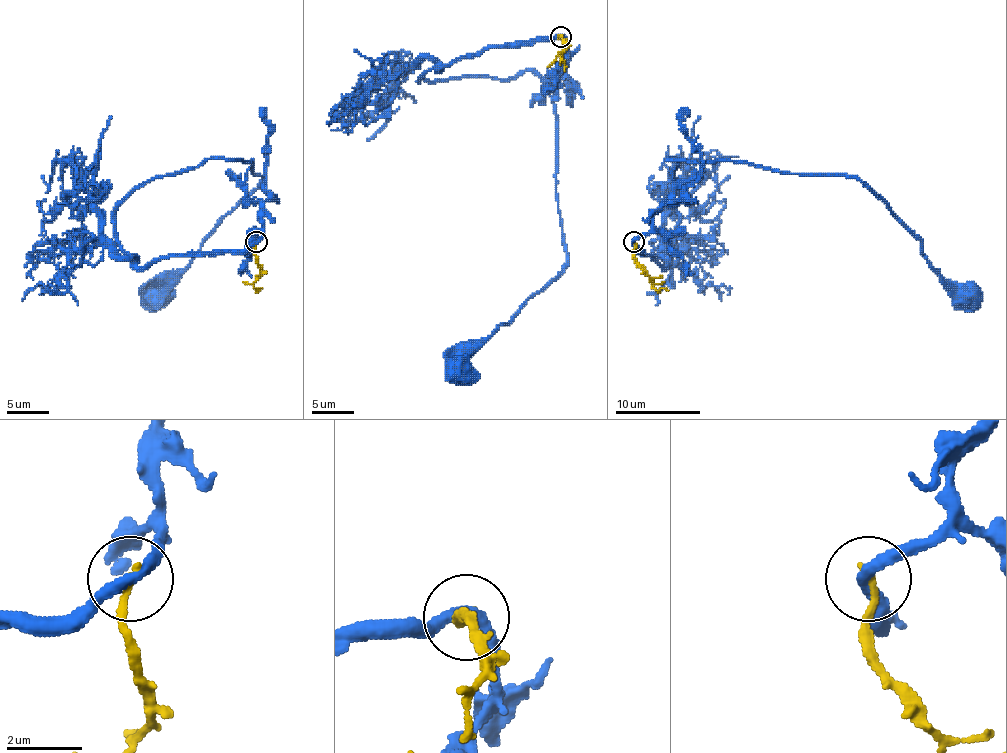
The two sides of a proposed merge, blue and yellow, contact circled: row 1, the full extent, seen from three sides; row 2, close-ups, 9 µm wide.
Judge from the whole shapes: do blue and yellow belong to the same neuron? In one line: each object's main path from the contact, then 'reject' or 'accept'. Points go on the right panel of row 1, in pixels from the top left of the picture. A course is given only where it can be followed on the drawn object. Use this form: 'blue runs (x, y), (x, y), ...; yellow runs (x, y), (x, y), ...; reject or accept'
blue runs (634, 241), (664, 267), (679, 212), (677, 161), (668, 159), (859, 178), (920, 241), (929, 267), (967, 294); yellow runs (634, 241), (634, 263), (658, 290), (668, 290); reject

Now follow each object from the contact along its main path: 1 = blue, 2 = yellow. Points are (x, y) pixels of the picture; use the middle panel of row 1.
1: (560, 37), (488, 45), (431, 69), (420, 81), (511, 79), (532, 71), (556, 115), (566, 266), (460, 370)
2: (560, 37), (564, 49), (558, 56), (564, 71)

